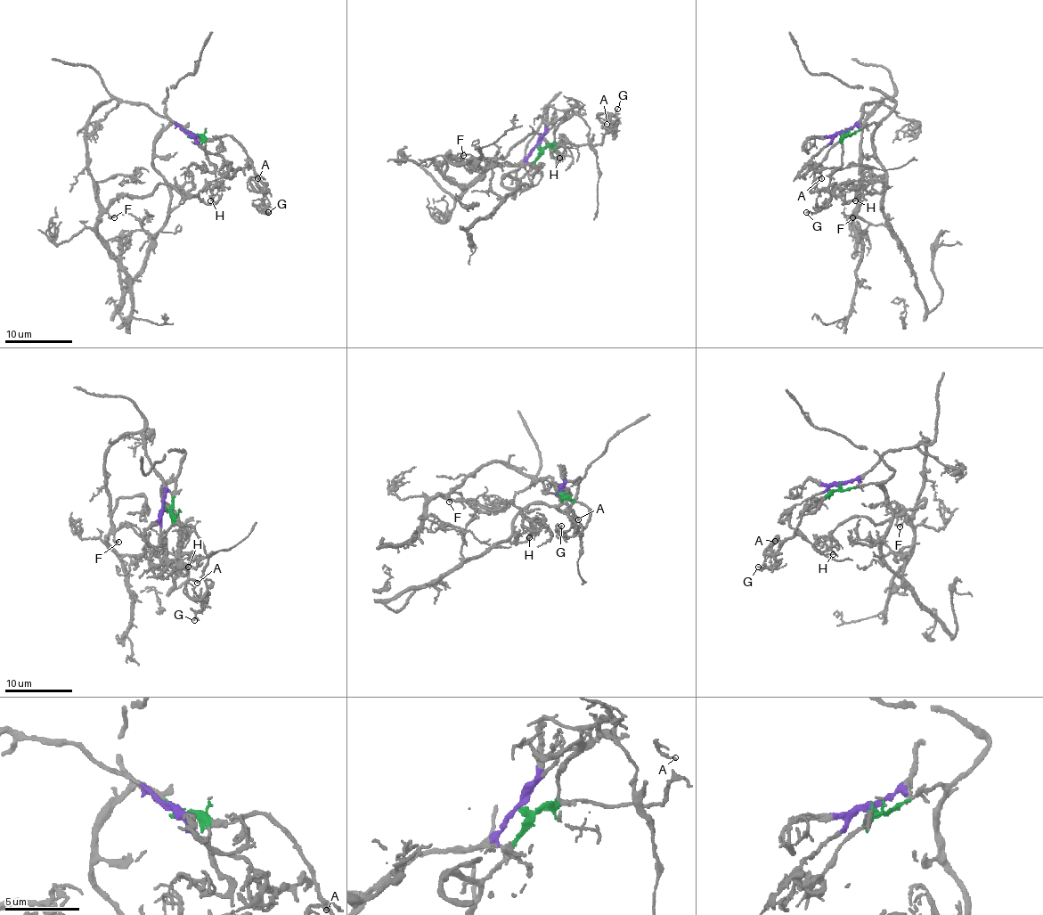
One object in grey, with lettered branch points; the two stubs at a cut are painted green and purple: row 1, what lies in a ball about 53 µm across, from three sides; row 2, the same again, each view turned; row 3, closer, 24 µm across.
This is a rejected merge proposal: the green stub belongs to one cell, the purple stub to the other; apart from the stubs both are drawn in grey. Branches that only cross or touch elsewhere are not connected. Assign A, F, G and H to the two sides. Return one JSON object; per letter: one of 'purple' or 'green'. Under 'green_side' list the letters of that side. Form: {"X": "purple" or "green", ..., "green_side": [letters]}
{"A": "green", "F": "purple", "G": "green", "H": "purple", "green_side": ["A", "G"]}

